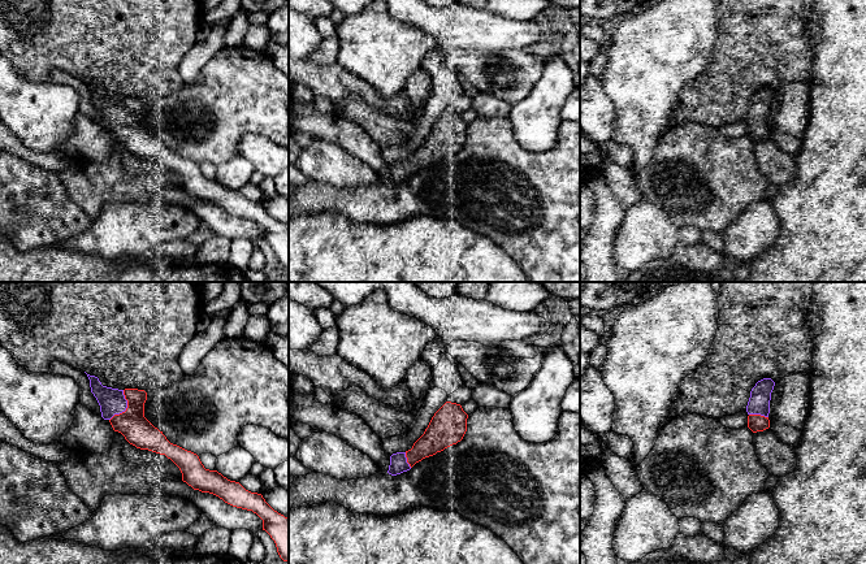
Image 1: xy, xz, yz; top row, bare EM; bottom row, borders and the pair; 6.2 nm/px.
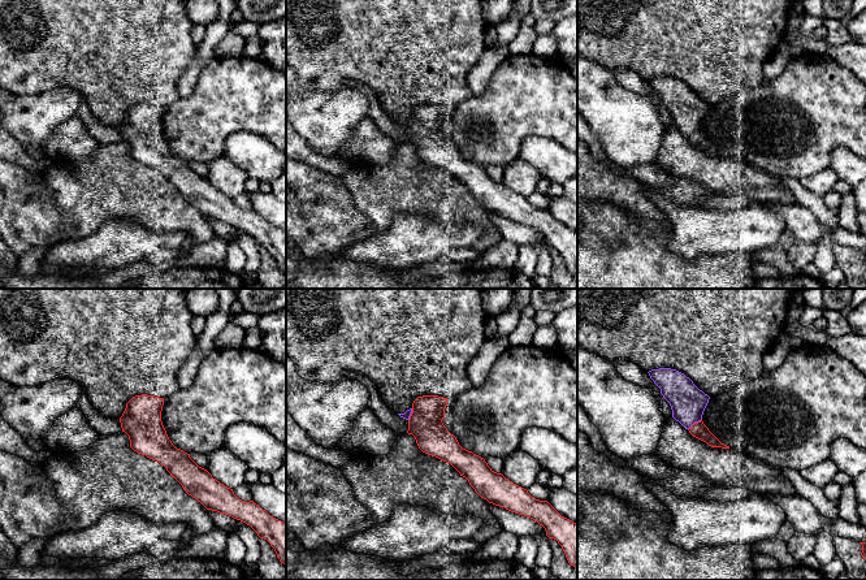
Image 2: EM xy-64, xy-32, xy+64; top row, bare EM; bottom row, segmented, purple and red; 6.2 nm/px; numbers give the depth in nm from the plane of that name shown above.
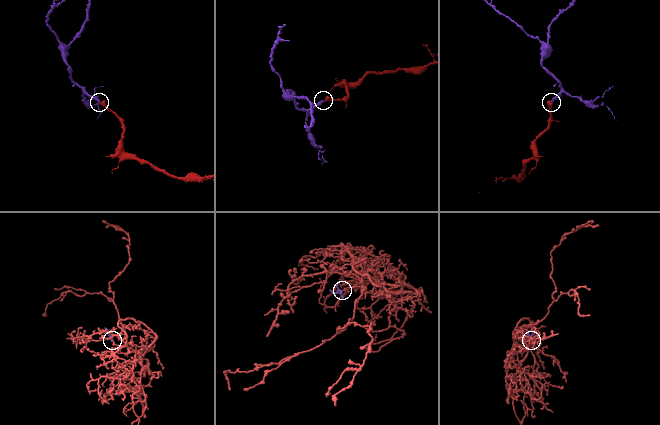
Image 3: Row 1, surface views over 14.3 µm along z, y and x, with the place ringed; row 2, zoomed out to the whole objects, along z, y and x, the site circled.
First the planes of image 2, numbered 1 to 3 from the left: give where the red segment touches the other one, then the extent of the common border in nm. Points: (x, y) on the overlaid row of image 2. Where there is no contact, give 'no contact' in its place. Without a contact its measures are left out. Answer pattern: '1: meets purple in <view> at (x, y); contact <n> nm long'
1: no contact
2: meets purple in xy-32 at (410, 415); contact 80 nm long
3: meets purple in xy+64 at (695, 421); contact 110 nm long

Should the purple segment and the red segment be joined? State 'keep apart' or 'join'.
join

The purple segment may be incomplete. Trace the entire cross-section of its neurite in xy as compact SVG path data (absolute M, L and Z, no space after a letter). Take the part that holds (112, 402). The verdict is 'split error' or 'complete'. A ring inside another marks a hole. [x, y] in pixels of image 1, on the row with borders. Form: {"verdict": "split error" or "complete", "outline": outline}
{"verdict": "split error", "outline": "M95 376L87 377L101 417L111 422L114 431L121 433L137 448L165 455L179 468L182 481L194 490L213 494L233 507L256 513L263 520L263 530L274 541L280 558L289 563L287 517L274 511L261 494L246 490L239 482L228 480L217 470L205 469L196 454L170 443L163 431L144 417L144 390L112 389L103 386Z"}

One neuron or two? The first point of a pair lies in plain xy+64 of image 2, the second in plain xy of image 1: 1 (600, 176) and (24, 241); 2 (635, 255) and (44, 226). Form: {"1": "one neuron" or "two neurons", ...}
{"1": "one neuron", "2": "two neurons"}

